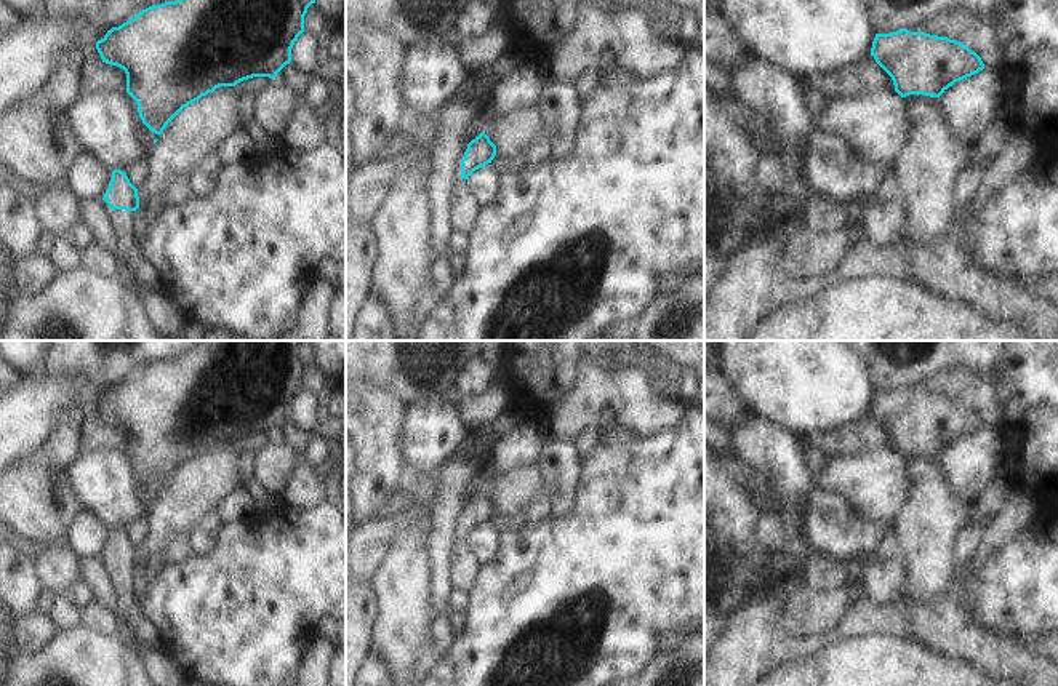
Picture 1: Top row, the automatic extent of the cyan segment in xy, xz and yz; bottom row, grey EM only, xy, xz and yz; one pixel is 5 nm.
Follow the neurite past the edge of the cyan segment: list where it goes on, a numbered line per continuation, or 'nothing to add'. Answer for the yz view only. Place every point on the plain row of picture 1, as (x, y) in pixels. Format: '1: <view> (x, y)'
nothing to add

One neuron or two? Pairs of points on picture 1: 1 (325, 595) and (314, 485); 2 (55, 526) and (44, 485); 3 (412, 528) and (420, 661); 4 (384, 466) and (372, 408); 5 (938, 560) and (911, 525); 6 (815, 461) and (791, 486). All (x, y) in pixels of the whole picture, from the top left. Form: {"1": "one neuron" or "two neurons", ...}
{"1": "two neurons", "2": "one neuron", "3": "one neuron", "4": "one neuron", "5": "one neuron", "6": "two neurons"}

